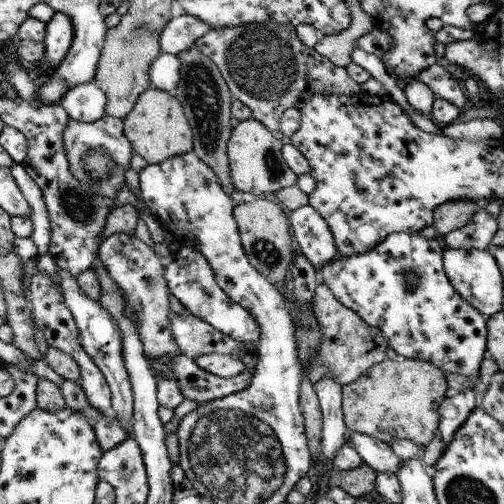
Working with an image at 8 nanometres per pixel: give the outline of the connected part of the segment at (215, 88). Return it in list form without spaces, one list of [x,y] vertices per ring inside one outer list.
[[[196,45],[190,50],[177,54],[180,58],[180,80],[177,84],[174,95],[182,104],[186,118],[191,124],[194,140],[192,140],[193,151],[198,158],[201,158],[218,175],[222,184],[222,190],[231,196],[234,193],[234,186],[230,180],[230,162],[227,146],[231,137],[232,126],[230,121],[234,120],[231,113],[233,96],[220,72],[220,69],[204,56]]]

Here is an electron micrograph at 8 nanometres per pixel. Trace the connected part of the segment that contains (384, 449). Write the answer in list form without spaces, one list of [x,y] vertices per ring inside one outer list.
[[[357,432],[351,433],[348,442],[358,452],[360,458],[376,472],[398,474],[402,460],[394,454],[394,450],[390,448],[390,443],[385,443],[377,438],[358,434]]]

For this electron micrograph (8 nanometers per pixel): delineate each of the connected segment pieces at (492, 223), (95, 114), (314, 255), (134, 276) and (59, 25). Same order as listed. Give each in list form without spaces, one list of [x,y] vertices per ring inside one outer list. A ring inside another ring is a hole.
[[[479,207],[466,226],[449,232],[444,239],[450,249],[486,250],[497,230],[497,216],[490,216],[484,207]]]
[[[92,80],[69,88],[59,103],[71,119],[90,123],[106,114],[106,102],[106,94]]]
[[[309,204],[301,206],[288,216],[291,232],[298,242],[298,251],[312,263],[316,269],[316,281],[321,283],[323,276],[320,270],[326,268],[326,264],[330,264],[338,254],[334,235],[322,215]]]
[[[125,233],[111,234],[103,240],[97,256],[110,274],[110,278],[118,284],[126,297],[126,302],[134,306],[134,318],[138,318],[136,328],[142,341],[144,356],[155,376],[159,406],[174,411],[184,400],[184,394],[178,388],[178,384],[166,376],[166,372],[170,370],[168,364],[160,364],[162,358],[170,358],[181,353],[180,346],[172,338],[170,315],[173,311],[170,309],[170,288],[164,278],[168,260],[157,256],[153,247],[146,246],[142,240]]]
[[[54,12],[52,20],[46,23],[44,46],[45,57],[48,66],[58,68],[58,64],[64,60],[72,41],[74,40],[74,26],[68,14]]]

